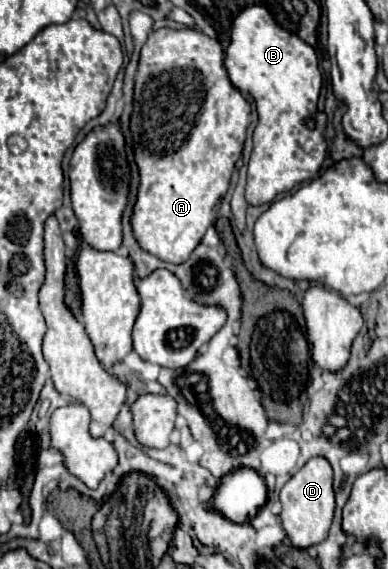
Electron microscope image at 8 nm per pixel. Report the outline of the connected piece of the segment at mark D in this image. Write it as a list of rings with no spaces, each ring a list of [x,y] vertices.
[[[323,456],[311,458],[297,474],[293,474],[289,482],[281,488],[279,498],[283,502],[279,518],[293,546],[309,548],[327,538],[327,530],[331,526],[335,510],[335,492],[333,492],[333,468]]]

